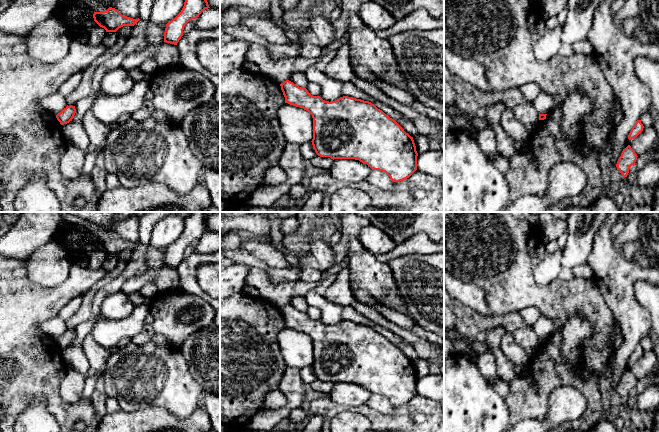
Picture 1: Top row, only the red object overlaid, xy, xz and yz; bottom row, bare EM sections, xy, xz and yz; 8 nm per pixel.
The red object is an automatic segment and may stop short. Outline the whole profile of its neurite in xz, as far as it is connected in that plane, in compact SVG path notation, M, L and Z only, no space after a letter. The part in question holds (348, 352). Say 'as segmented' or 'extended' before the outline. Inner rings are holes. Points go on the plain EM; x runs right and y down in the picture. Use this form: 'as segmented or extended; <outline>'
as segmented; M286 304L280 308L285 321L285 327L303 332L313 342L312 369L316 378L320 381L331 383L355 383L367 388L372 394L385 396L393 406L400 406L409 402L417 394L416 370L408 357L392 342L387 340L369 325L343 320L335 325L325 325L320 320L311 319L304 311L299 311Z

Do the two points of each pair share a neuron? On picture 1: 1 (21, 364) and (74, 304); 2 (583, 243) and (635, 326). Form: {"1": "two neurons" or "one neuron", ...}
{"1": "two neurons", "2": "two neurons"}

